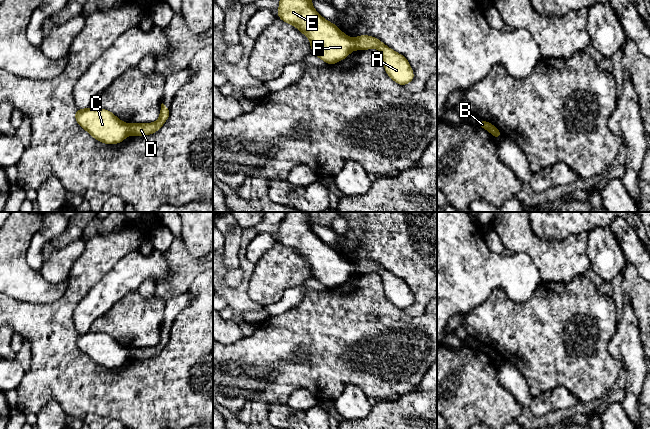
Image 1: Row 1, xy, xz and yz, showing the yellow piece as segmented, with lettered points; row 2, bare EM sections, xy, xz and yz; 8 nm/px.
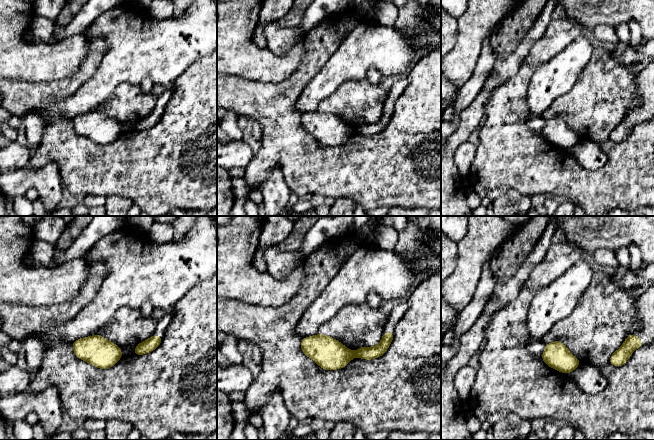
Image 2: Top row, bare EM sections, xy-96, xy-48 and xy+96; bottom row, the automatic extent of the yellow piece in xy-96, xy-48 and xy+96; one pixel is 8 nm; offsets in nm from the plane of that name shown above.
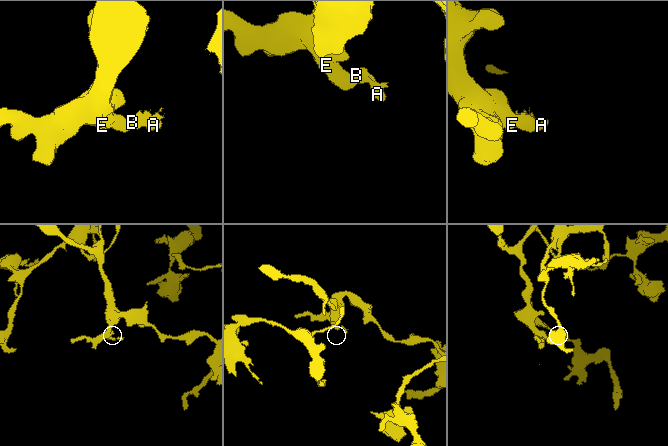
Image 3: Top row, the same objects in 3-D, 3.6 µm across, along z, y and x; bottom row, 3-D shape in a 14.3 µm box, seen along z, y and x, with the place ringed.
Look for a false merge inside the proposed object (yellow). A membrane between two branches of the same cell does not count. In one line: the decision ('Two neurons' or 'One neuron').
Two neurons

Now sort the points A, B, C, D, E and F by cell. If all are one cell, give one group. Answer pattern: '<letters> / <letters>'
A B D / C E F

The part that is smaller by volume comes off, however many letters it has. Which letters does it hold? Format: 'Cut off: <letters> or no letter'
Cut off: A, B, D

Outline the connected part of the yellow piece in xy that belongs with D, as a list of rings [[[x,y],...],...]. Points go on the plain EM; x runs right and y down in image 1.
[[[162,327],[160,341],[155,347],[132,347],[129,348],[131,358],[134,360],[146,360],[157,356],[169,342],[170,334]]]

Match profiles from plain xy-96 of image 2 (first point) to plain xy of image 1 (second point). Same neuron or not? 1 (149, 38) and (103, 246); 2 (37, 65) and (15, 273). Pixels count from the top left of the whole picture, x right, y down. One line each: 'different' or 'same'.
1: different
2: same

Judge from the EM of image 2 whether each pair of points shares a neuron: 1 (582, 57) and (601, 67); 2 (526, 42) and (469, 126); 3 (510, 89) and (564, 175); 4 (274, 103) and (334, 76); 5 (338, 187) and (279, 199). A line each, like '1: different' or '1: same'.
1: different
2: same
3: same
4: different
5: different

